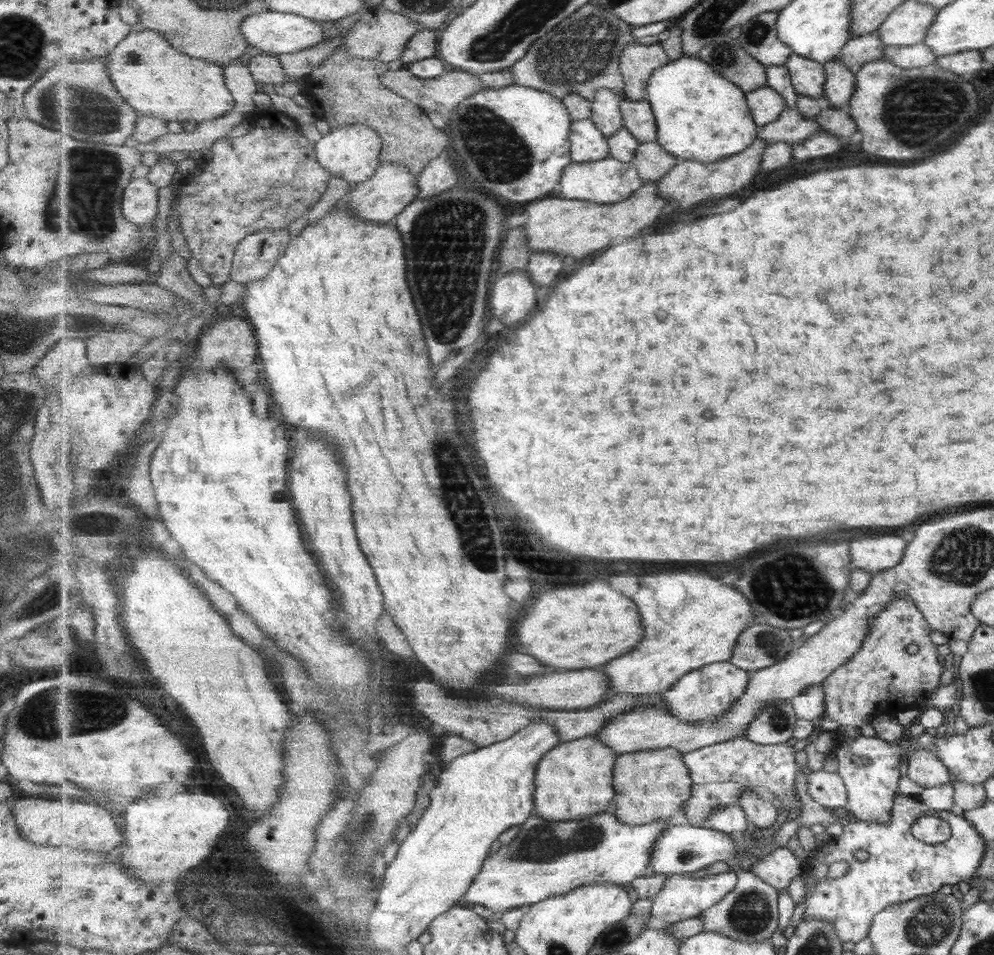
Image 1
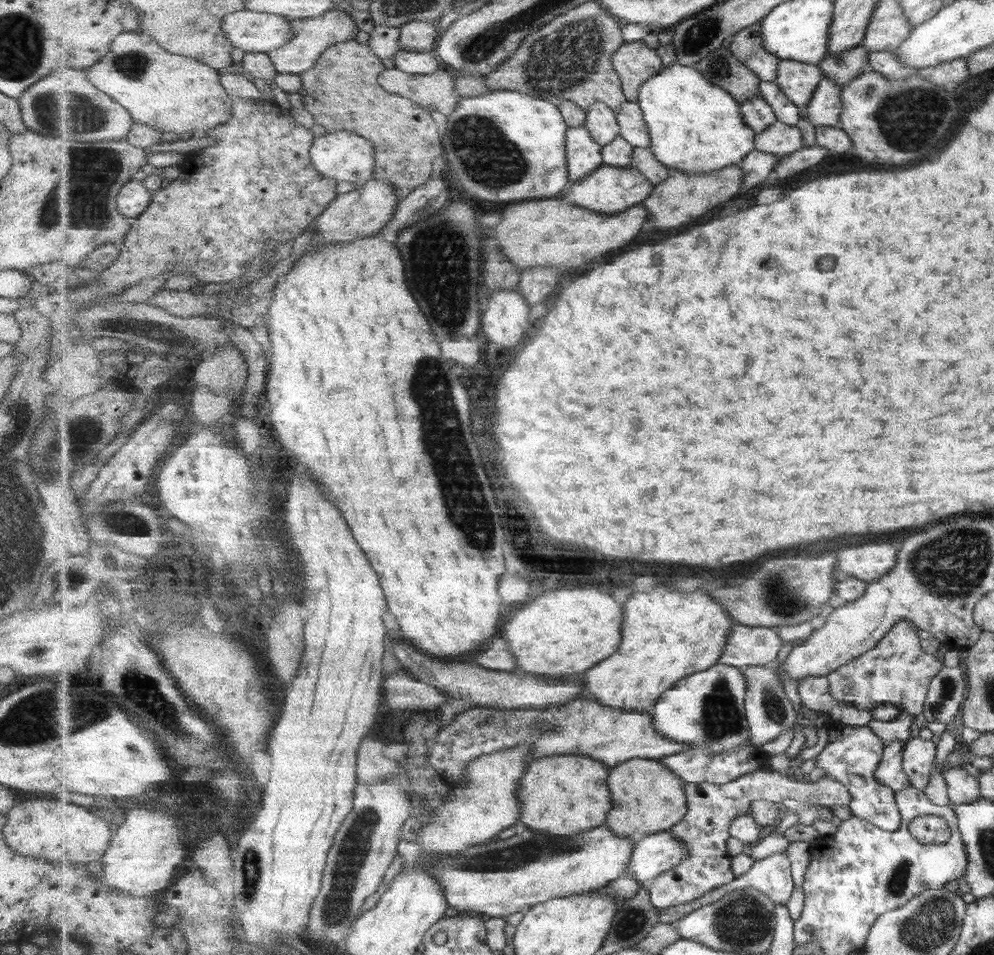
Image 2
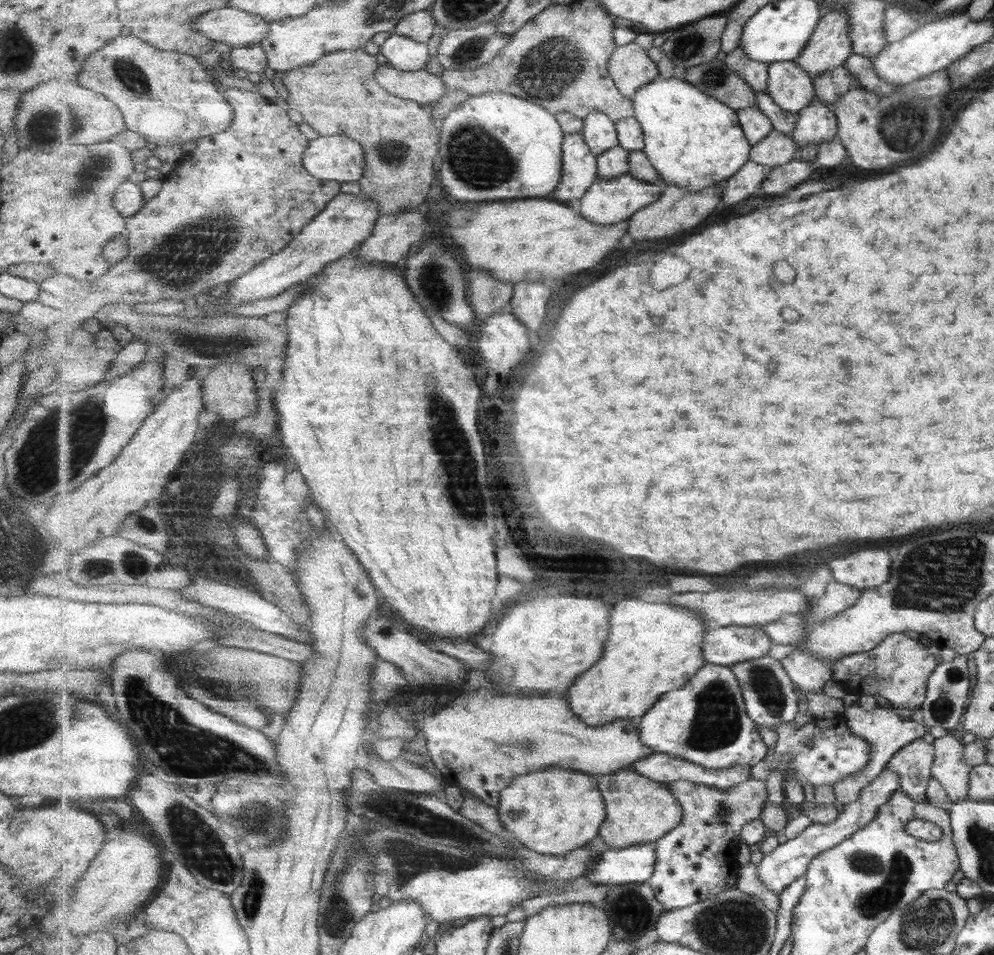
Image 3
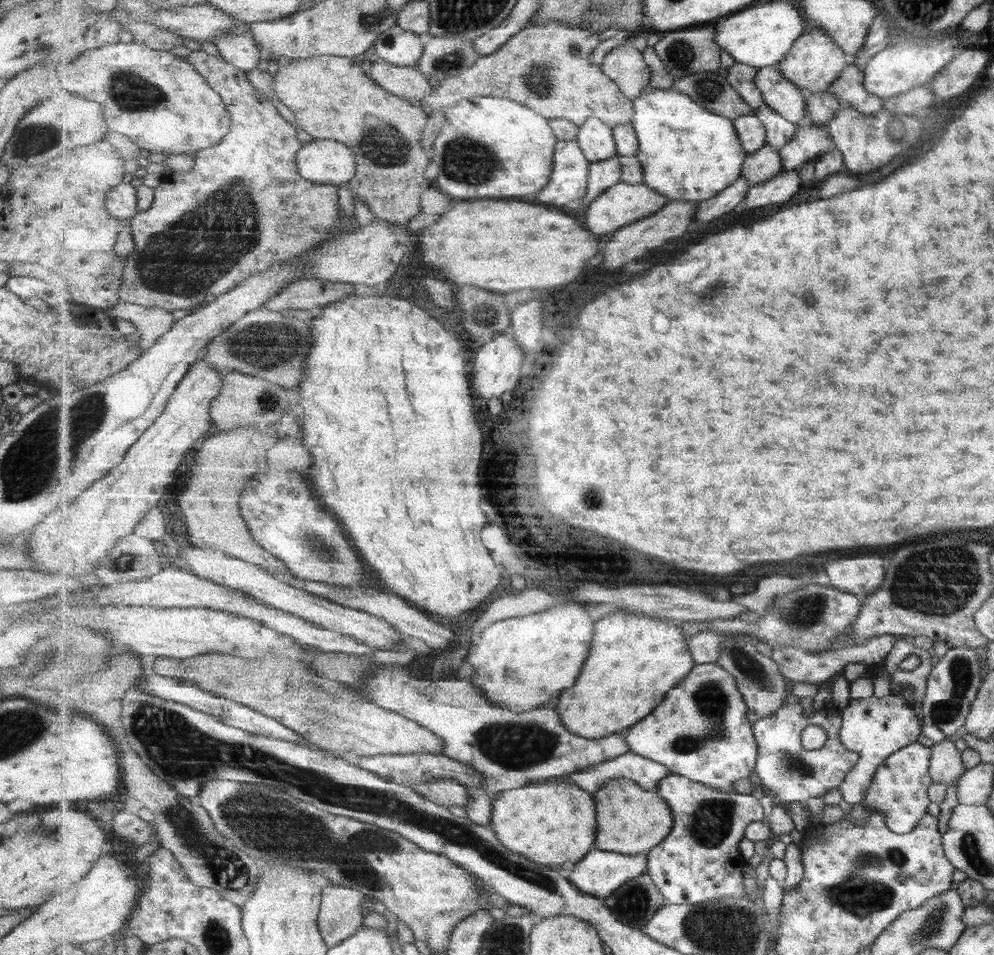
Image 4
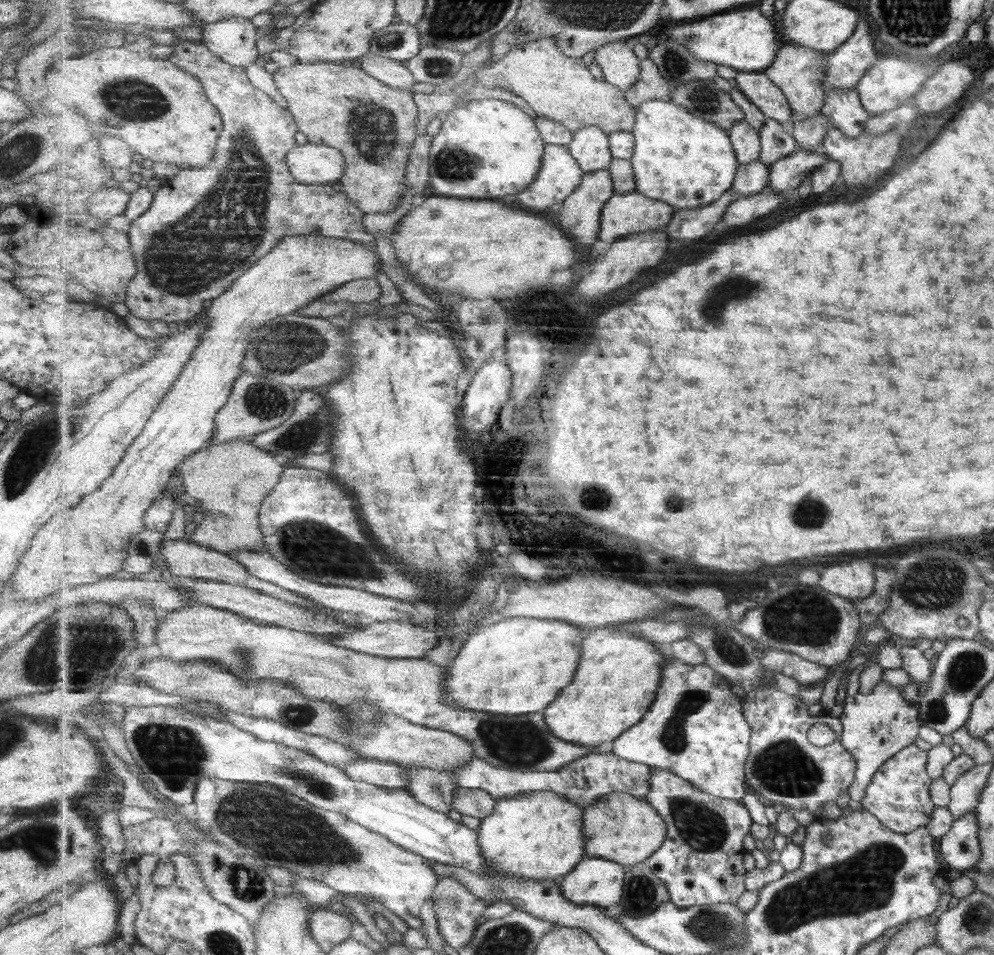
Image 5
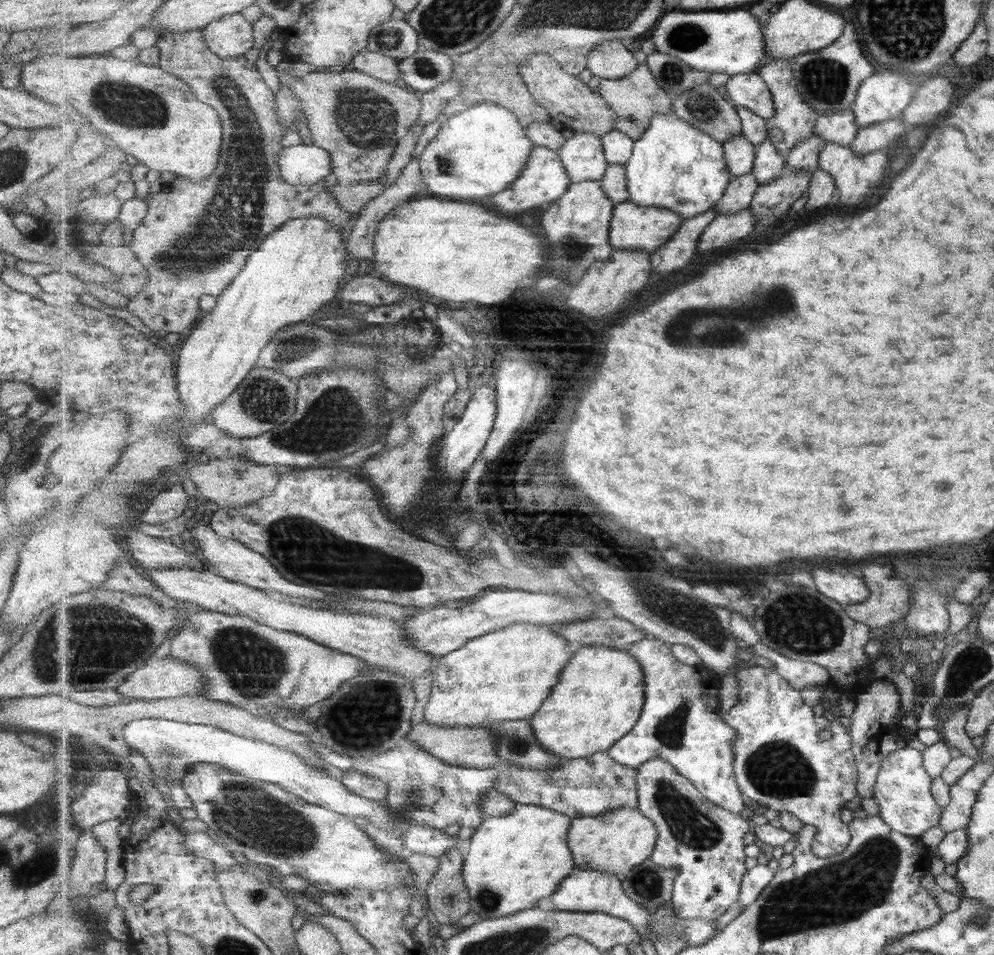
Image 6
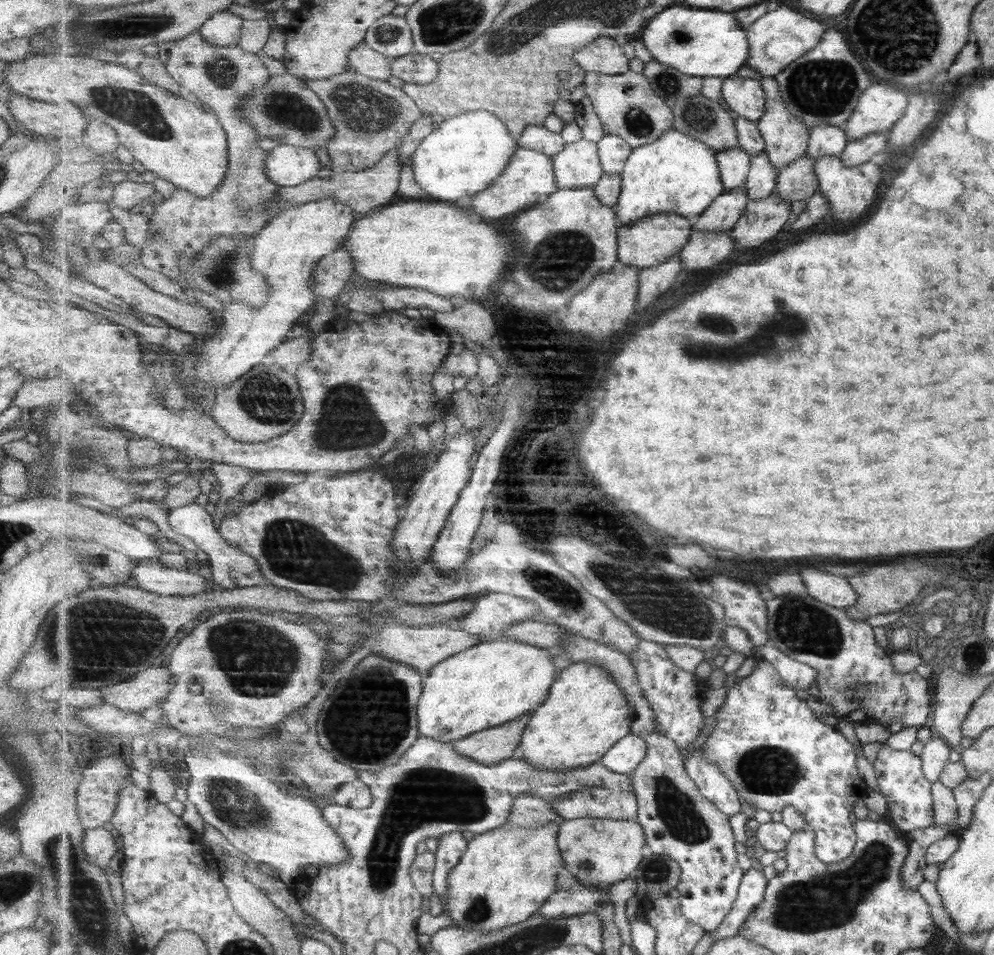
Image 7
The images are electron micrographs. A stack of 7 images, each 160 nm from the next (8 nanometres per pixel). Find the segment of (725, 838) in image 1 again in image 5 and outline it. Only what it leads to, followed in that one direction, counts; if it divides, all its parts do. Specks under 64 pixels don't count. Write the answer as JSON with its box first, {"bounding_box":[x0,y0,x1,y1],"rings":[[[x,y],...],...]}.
{"bounding_box":[557,856,627,912],"rings":[[[585,856],[569,875],[559,878],[557,884],[562,893],[575,904],[594,904],[600,908],[617,912],[622,900],[624,900],[626,874],[627,868],[624,865],[604,858]]]}

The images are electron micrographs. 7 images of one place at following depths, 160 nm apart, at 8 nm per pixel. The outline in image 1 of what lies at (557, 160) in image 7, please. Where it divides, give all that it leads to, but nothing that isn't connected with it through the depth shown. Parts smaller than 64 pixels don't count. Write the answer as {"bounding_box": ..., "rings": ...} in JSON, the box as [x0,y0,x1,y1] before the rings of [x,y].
{"bounding_box":[590,88,625,137],"rings":[[[602,88],[591,103],[593,114],[590,119],[607,137],[613,136],[624,127],[624,116],[621,112],[623,99],[625,99],[623,93]]]}

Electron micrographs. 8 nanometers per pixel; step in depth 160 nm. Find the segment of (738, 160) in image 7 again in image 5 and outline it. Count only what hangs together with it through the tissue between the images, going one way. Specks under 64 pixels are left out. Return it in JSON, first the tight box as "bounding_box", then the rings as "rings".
{"bounding_box":[729,119,762,164],"rings":[[[745,119],[738,122],[729,133],[740,164],[760,160],[762,145],[760,133]]]}

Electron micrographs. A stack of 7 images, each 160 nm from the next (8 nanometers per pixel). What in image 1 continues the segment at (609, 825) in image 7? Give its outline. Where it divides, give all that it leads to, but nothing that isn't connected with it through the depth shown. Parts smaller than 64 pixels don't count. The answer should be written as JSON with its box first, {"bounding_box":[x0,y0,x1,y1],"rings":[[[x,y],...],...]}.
{"bounding_box":[613,747,695,824],"rings":[[[672,747],[619,755],[613,784],[616,787],[613,812],[627,824],[651,824],[679,818],[691,799],[695,785],[689,766],[685,764],[685,754]]]}

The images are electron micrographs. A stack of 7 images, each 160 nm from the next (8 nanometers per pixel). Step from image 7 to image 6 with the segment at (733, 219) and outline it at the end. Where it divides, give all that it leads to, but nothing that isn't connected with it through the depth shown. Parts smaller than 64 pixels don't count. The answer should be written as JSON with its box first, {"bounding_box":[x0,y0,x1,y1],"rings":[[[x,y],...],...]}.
{"bounding_box":[714,173,761,214],"rings":[[[752,173],[733,177],[725,189],[723,198],[717,202],[714,209],[719,214],[735,214],[750,208],[759,186],[761,184]]]}

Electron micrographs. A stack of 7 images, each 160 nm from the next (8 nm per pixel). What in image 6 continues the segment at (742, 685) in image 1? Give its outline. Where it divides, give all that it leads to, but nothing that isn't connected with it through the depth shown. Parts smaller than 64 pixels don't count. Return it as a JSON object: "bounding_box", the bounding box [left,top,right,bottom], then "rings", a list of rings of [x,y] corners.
{"bounding_box":[608,637,745,815],"rings":[[[647,637],[634,642],[627,651],[644,668],[646,701],[636,728],[621,738],[608,751],[609,755],[620,764],[637,770],[653,758],[663,758],[682,776],[693,781],[703,797],[739,815],[745,802],[735,773],[737,731],[724,721],[724,715],[719,711],[719,675],[705,666],[681,662],[673,654],[672,645],[664,640]]]}

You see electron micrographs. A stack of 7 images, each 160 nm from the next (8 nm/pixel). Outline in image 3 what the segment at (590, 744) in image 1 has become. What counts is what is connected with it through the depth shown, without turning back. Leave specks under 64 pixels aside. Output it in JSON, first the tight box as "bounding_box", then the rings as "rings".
{"bounding_box":[500,768,608,855],"rings":[[[561,768],[518,776],[500,793],[500,819],[517,843],[541,854],[567,855],[600,836],[608,806],[597,780],[597,776]]]}

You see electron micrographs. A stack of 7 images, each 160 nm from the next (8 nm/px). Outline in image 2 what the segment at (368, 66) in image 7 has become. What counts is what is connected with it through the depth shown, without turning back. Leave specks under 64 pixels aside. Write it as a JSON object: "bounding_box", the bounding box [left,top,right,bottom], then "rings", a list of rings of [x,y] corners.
{"bounding_box":[380,66,462,120],"rings":[[[395,66],[392,69],[385,69],[380,74],[380,81],[383,87],[388,89],[389,92],[413,100],[413,102],[420,104],[432,114],[440,114],[444,120],[455,112],[458,102],[462,99],[462,96],[456,91],[456,81],[453,80],[453,76],[444,70],[433,72],[433,74],[416,75],[399,70]]]}

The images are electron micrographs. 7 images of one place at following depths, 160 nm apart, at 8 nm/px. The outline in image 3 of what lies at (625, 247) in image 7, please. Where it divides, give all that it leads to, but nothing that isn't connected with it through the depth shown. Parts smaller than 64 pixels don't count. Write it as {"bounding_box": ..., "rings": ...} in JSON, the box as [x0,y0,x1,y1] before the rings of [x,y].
{"bounding_box":[580,174,667,224],"rings":[[[630,174],[619,178],[600,178],[588,188],[585,196],[580,201],[580,212],[587,220],[595,224],[619,224],[630,220],[637,211],[652,205],[661,198],[667,185],[665,183],[651,184],[648,181],[639,180]]]}

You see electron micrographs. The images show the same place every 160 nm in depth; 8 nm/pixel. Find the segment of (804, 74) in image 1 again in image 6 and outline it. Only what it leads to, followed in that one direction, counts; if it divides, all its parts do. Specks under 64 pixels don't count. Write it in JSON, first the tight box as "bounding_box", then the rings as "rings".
{"bounding_box":[725,71,776,120],"rings":[[[753,71],[733,75],[725,85],[728,99],[736,106],[744,106],[767,120],[776,115],[776,101],[769,85]]]}

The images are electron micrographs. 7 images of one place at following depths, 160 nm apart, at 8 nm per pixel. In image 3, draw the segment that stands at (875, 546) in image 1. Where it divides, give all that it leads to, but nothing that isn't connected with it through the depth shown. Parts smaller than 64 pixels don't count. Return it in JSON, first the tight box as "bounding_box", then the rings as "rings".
{"bounding_box":[830,548,891,588],"rings":[[[867,548],[849,554],[847,558],[831,560],[830,570],[834,580],[855,588],[873,588],[881,586],[891,574],[891,558],[883,550]]]}

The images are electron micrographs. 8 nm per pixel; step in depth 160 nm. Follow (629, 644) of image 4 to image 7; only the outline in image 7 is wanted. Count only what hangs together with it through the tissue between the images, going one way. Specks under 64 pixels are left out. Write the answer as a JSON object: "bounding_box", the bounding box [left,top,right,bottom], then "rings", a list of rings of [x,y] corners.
{"bounding_box":[517,662,632,771],"rings":[[[572,662],[559,672],[547,700],[537,707],[524,732],[517,758],[547,771],[573,771],[602,761],[607,752],[632,733],[632,704],[612,674],[594,664]]]}

